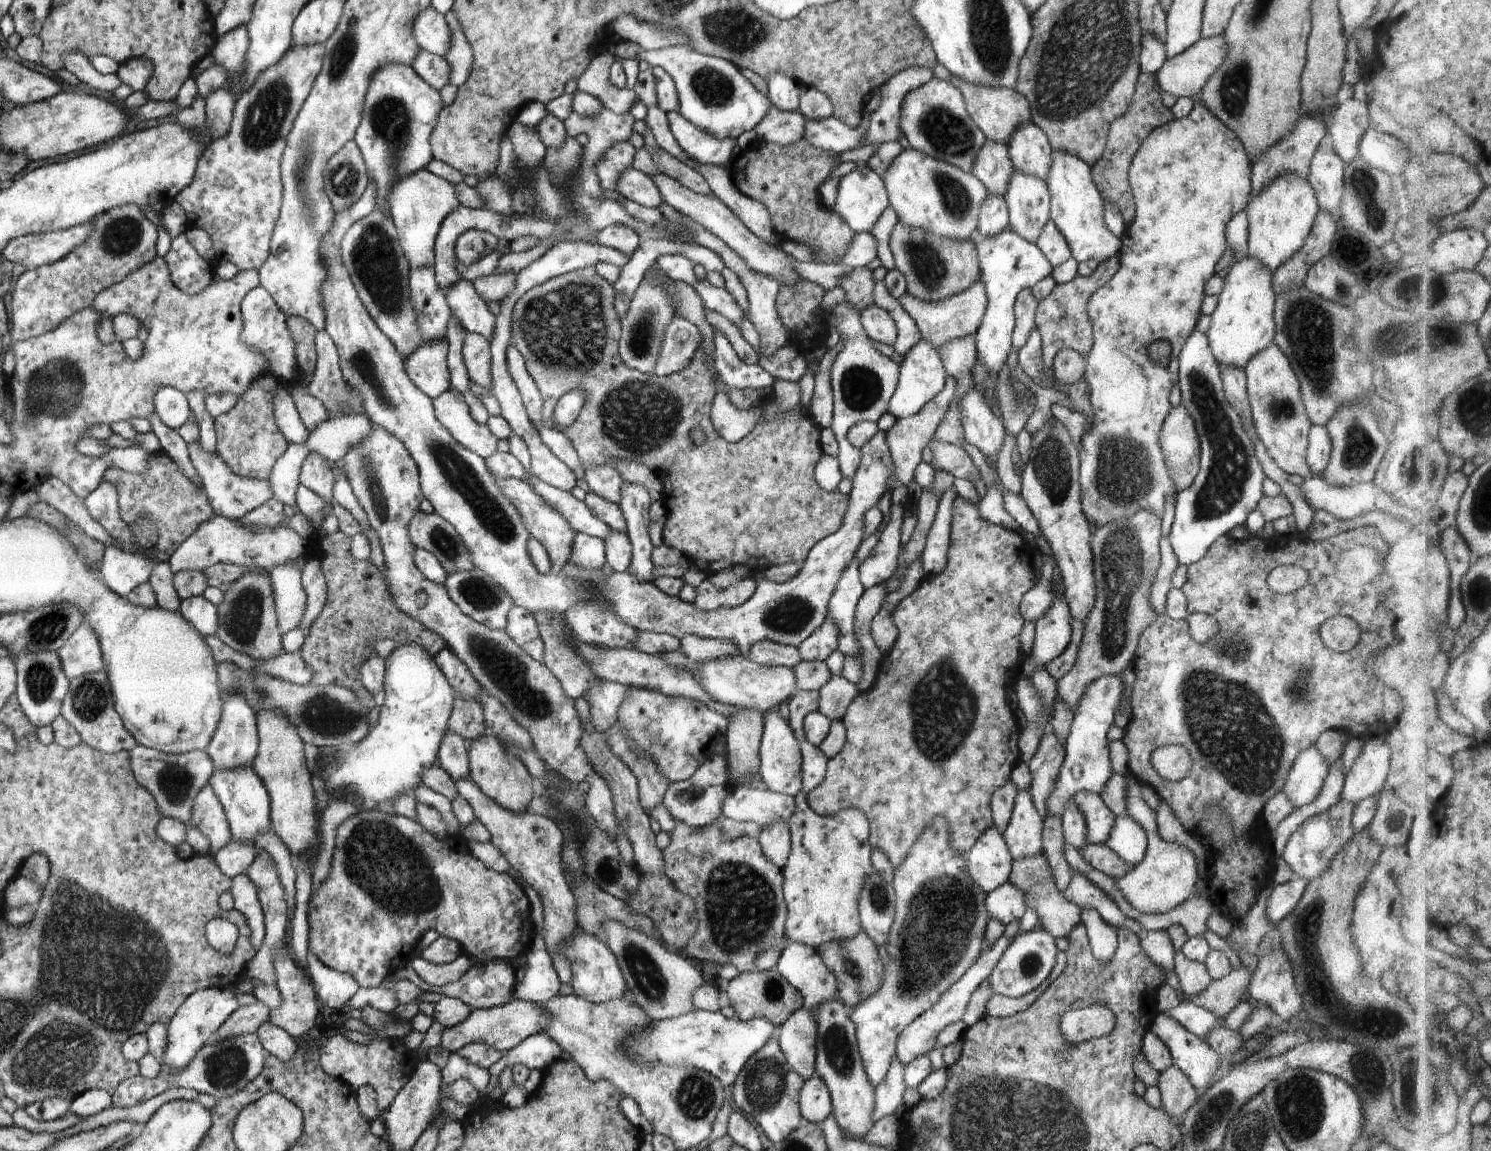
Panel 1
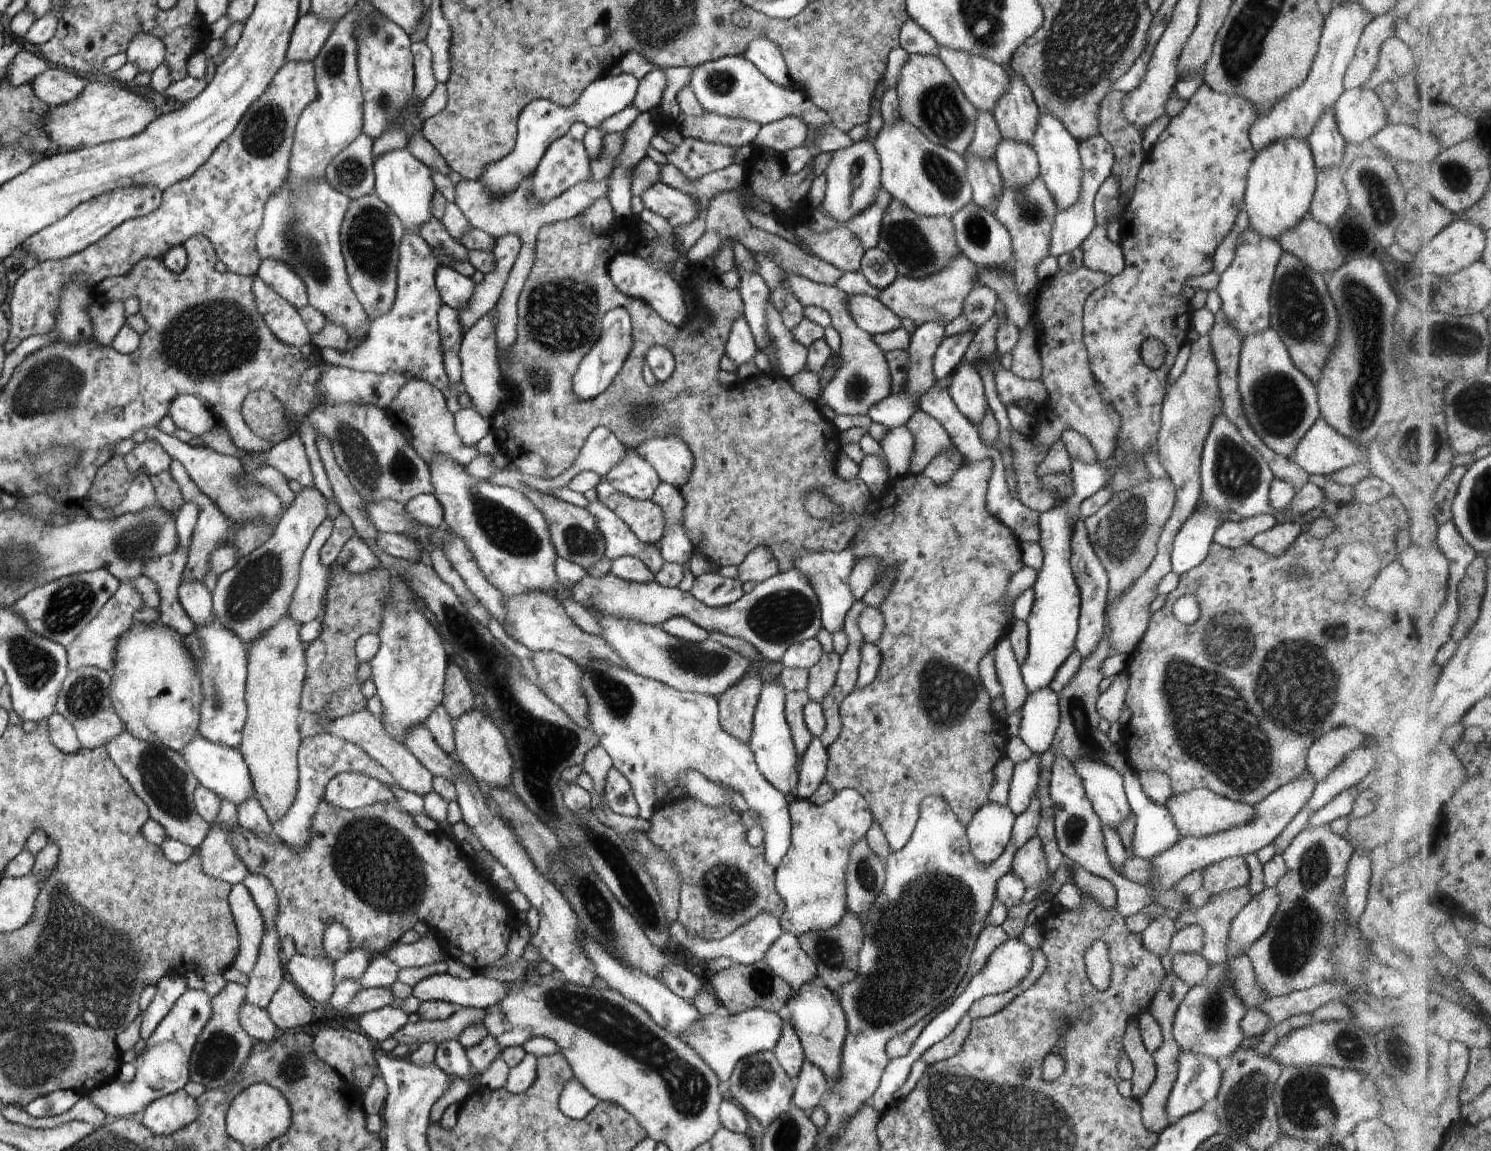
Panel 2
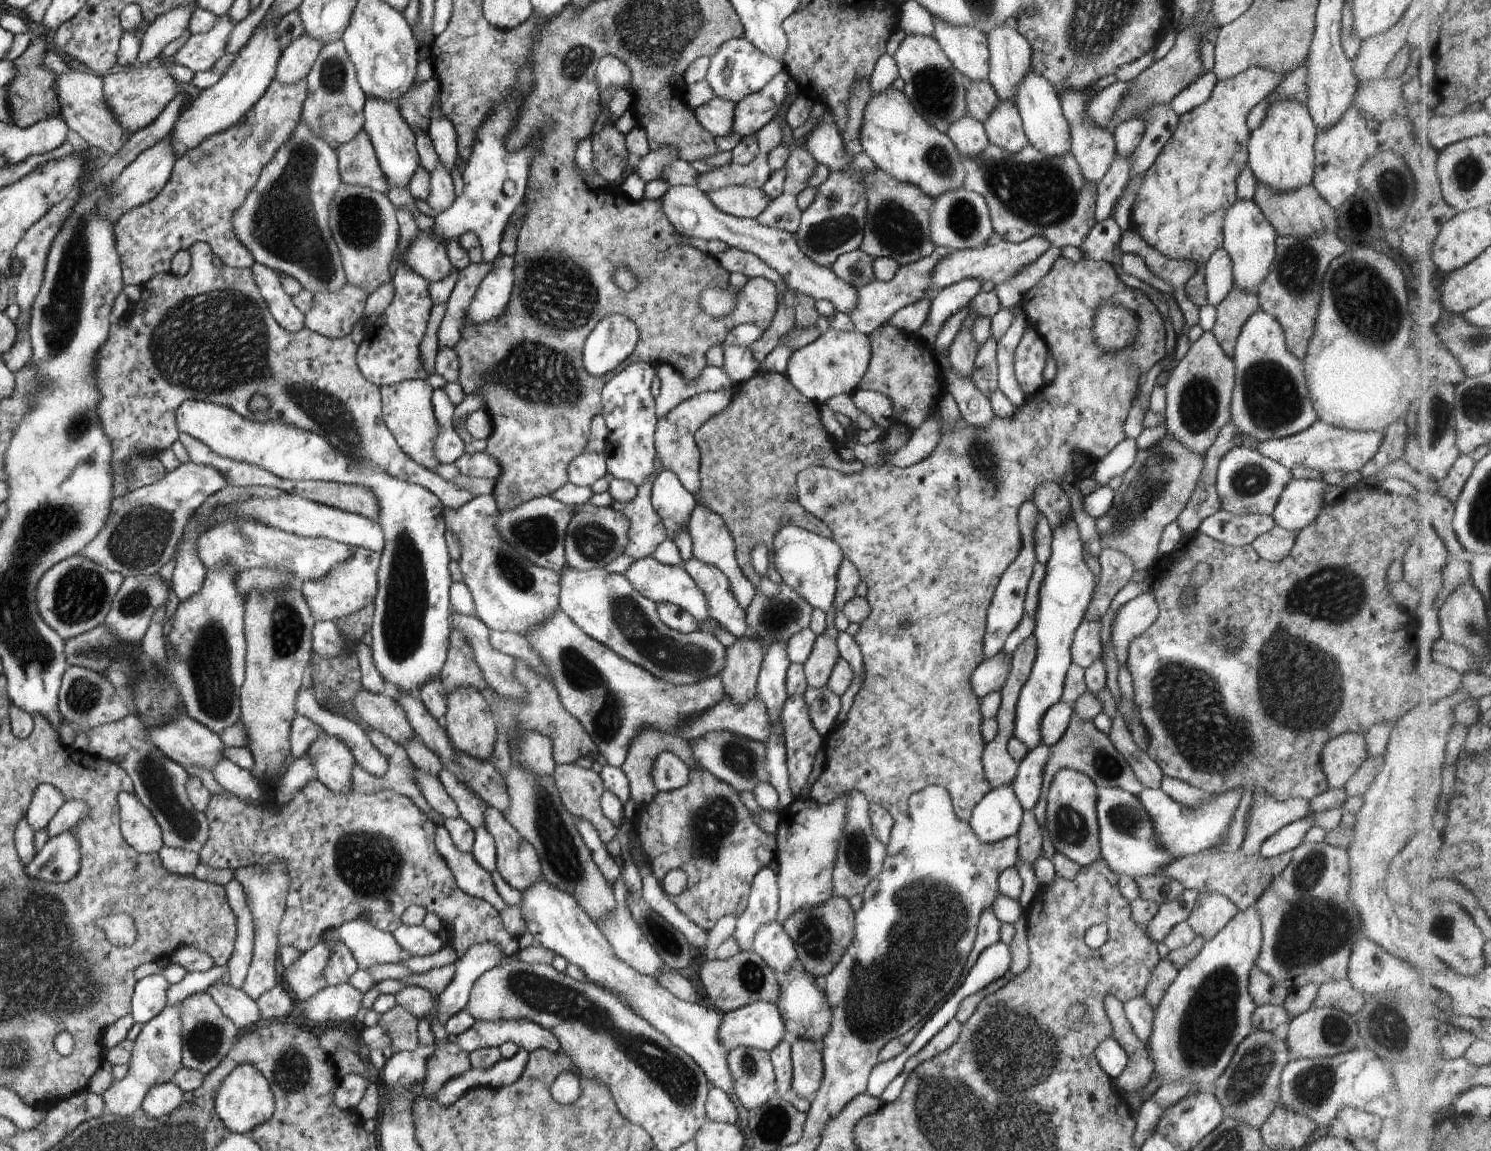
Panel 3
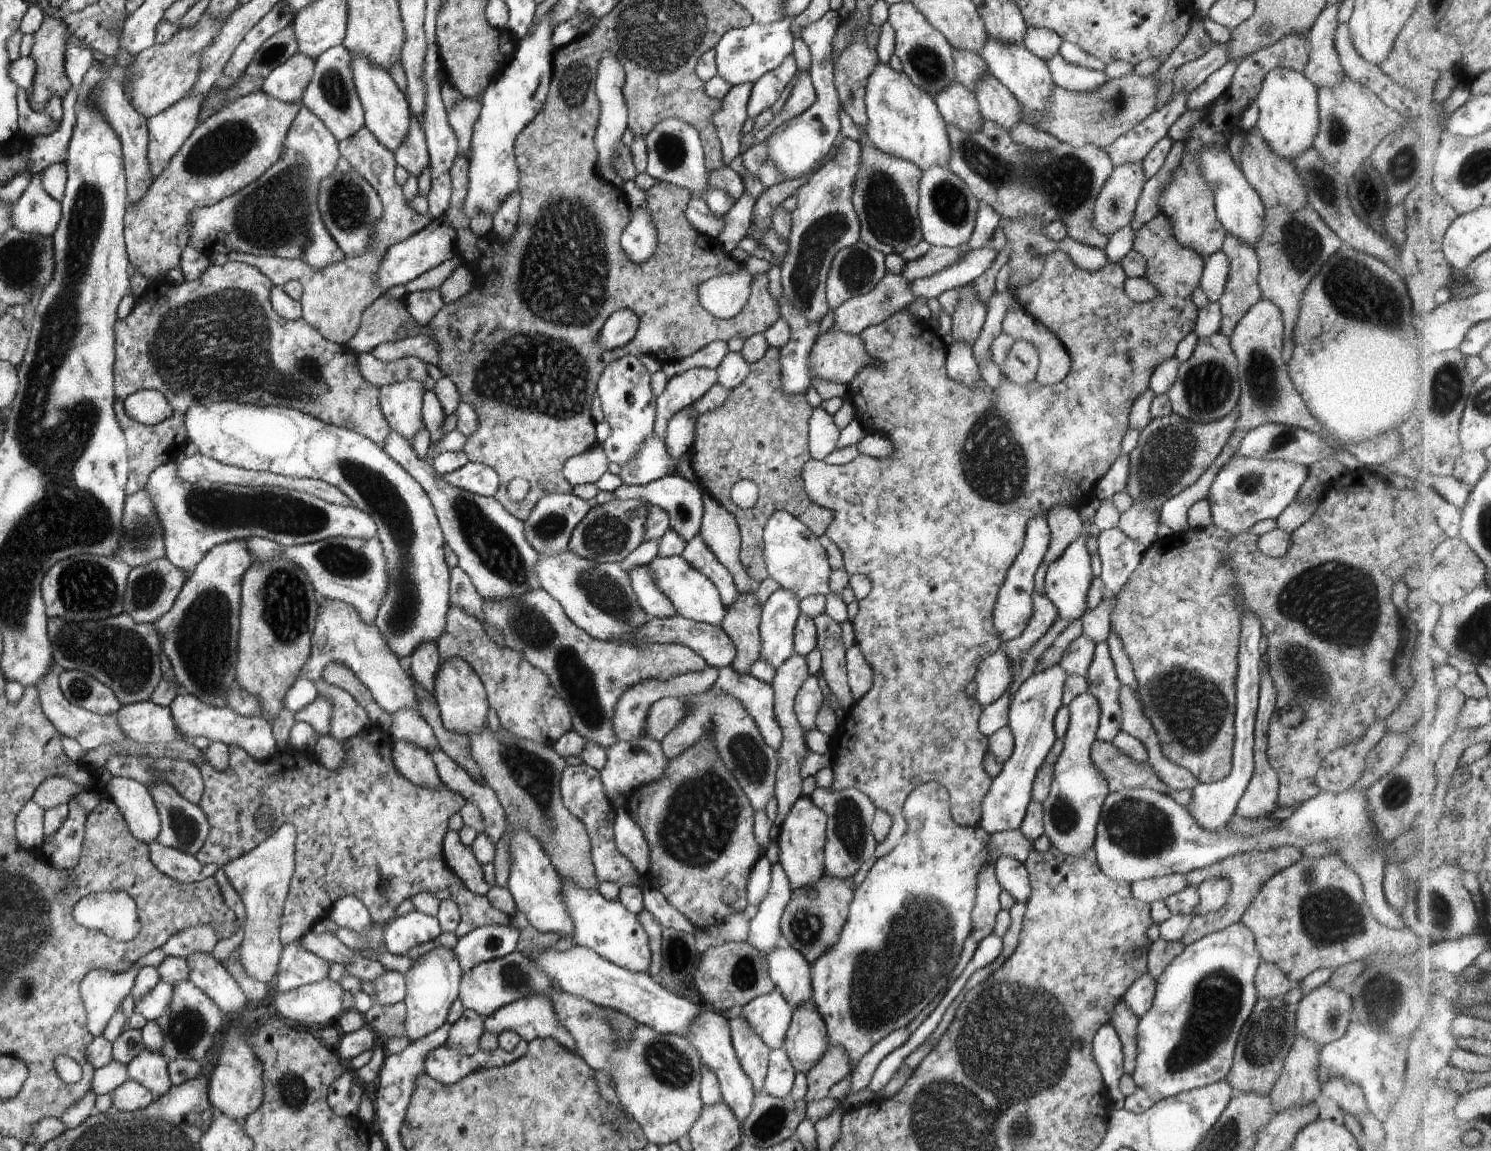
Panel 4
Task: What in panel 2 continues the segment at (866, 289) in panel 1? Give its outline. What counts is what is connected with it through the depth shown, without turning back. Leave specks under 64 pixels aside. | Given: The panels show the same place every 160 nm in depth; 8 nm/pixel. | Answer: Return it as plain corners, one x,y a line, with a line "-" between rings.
734,191
721,192
716,196
710,197
704,207
704,222
706,224
702,237
694,244
689,253
686,255
692,265
704,262
708,257
712,257
716,249
720,249
720,242
724,238
731,237
736,241
740,241
750,251
758,253
766,253
789,273
802,275
810,281
821,283
823,285
836,286
839,279
842,278
843,271
827,261
823,261
818,257
809,255
803,251
798,245
790,241
780,238
778,235
770,234
761,228
755,227
748,222
746,215
743,213
743,206
739,196

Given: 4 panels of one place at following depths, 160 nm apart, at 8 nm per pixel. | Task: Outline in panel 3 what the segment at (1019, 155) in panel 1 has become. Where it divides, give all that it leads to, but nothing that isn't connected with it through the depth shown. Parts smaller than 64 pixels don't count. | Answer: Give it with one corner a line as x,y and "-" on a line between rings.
1009,18
1000,26
994,27
988,34
989,75
988,81
995,90
999,100
1015,104
1015,94
1022,84
1023,77
1031,70
1032,47
1017,29
1017,20

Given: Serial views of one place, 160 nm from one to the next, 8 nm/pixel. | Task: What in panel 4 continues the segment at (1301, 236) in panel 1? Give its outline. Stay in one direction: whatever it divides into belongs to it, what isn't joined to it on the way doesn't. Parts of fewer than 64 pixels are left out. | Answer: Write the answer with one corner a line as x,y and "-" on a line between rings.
1278,67
1265,76
1261,91
1256,97
1255,105
1259,108
1259,119
1254,128
1278,158
1292,163
1293,159
1313,146
1319,129
1317,97
1317,88
1303,72

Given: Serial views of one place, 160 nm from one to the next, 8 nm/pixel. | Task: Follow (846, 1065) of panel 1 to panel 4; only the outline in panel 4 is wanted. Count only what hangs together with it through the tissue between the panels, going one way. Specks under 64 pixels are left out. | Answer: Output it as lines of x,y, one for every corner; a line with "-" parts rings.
782,935
779,943
767,956
769,975
782,998
792,1007
793,1012
811,998
811,966
809,962

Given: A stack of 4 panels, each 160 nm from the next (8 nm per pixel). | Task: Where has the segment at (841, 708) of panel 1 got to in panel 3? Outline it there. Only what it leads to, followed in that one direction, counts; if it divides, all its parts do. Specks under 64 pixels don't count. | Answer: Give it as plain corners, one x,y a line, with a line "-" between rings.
836,606
826,613
827,629
824,634
816,637
808,660
803,664
807,686
819,689
827,686
828,679
840,658
837,649
837,636
839,630
834,624

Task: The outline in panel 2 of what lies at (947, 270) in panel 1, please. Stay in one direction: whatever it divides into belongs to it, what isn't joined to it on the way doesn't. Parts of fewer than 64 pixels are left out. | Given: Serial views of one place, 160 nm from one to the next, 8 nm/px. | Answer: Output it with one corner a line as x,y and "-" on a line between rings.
892,199
882,217
877,247
888,254
900,275
911,279
935,275
938,271
944,270
954,257
961,254
954,225
948,217
923,217
896,199

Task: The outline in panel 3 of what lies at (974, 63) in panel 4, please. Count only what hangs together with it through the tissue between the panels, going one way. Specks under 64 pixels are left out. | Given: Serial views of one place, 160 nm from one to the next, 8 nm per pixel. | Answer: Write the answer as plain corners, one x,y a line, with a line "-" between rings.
971,81
967,88
965,103
972,118
983,124
999,103
999,98
989,81

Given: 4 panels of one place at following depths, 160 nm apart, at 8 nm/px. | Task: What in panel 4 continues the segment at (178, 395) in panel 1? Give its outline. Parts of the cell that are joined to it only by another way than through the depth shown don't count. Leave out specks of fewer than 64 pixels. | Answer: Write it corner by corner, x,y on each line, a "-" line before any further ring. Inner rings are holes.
142,389
126,398
123,404
126,414
145,425
157,425
172,414
171,406
160,391
-
236,401
210,402
207,405
201,405
198,403
197,405
189,406
189,409
184,413
183,421
186,427
187,440
192,441
196,445
196,448
198,448
199,452
206,455
208,458
213,458
222,464
230,465
239,469
248,469
258,472
266,471
295,479
320,479
321,481
339,488
347,497
350,497
351,502
360,510
367,512
376,523
377,534
386,557
389,583
386,596
381,602
378,614
374,619
374,624
378,627
379,633
383,636
384,642
387,643
392,650
392,654
395,654
395,657
404,665
407,664
414,650
418,648
418,645
421,645
422,643
437,642
442,634
443,628
446,626
447,612
451,605
449,599
450,569
448,568
448,565
446,565
446,560
444,559
444,545
446,544
446,541
443,537
443,532
439,525
439,520
437,519
434,507
432,506
432,501
428,498
426,491
422,486
420,486
420,484
418,484
417,480
414,480
414,478
412,478
412,476
402,468
402,466
397,462
394,462
394,459
390,458
389,454
386,454
384,449
380,448
380,446
375,442
372,442
369,438
366,438
353,430
338,428
334,425
326,424
312,415
307,415
302,411
289,409
288,407
283,406
268,405
265,407
259,407
251,405
250,403
237,403

